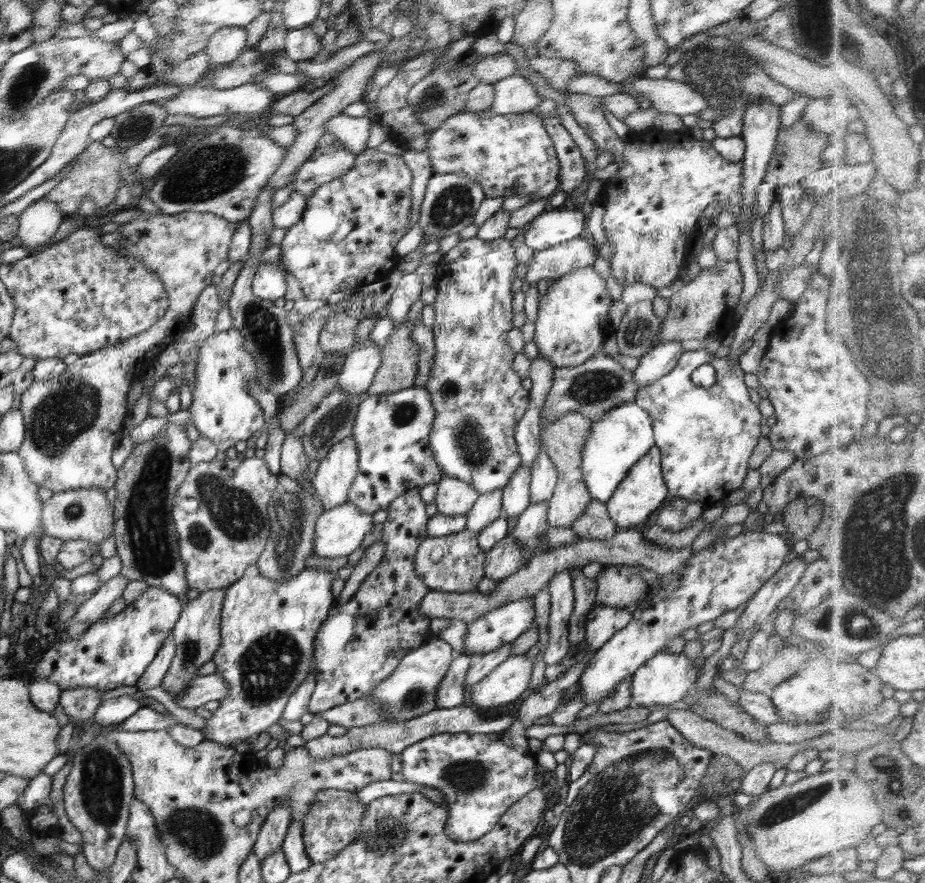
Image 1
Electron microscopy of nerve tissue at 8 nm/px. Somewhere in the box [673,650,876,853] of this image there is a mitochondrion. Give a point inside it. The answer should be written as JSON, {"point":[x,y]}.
{"point":[777,811]}

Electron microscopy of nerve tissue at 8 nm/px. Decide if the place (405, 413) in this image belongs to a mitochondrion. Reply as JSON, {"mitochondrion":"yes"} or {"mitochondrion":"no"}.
{"mitochondrion":"yes"}

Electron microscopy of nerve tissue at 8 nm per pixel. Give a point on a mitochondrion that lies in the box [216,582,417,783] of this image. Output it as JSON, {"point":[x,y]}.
{"point":[267,667]}

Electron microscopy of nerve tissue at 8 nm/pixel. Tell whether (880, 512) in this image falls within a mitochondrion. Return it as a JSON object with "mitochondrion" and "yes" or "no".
{"mitochondrion":"yes"}

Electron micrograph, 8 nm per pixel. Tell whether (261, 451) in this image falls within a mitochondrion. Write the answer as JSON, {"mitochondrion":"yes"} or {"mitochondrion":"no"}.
{"mitochondrion":"no"}

